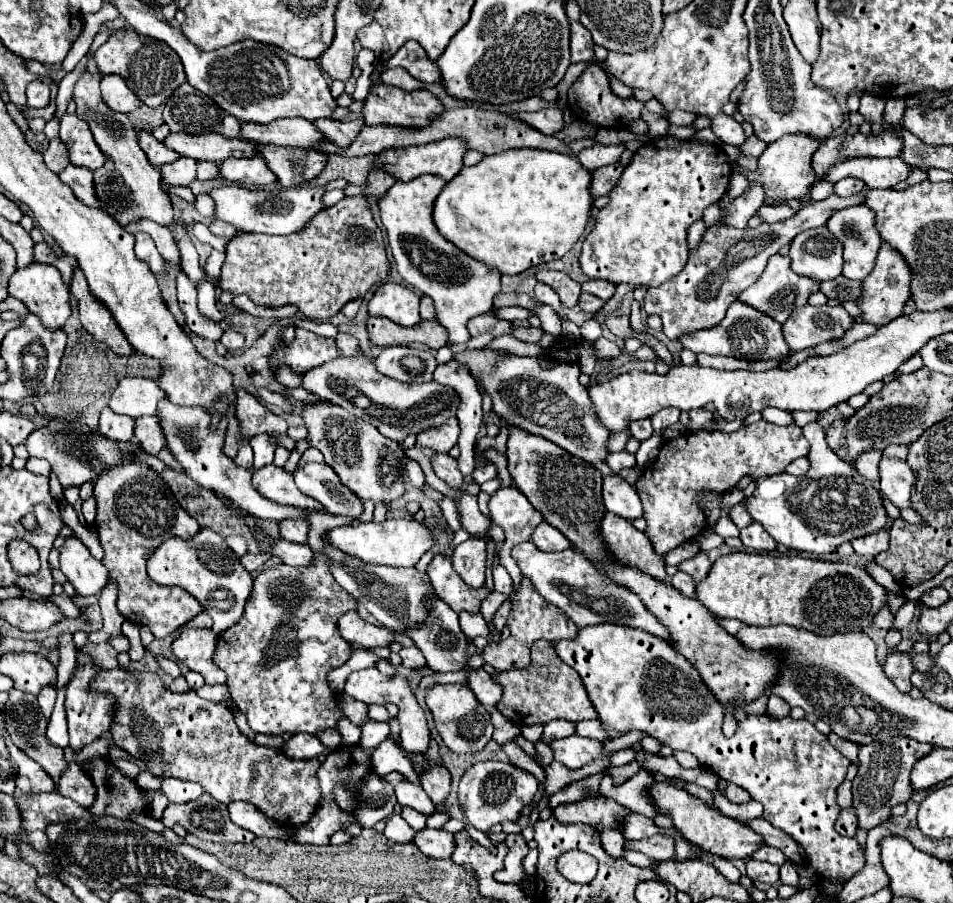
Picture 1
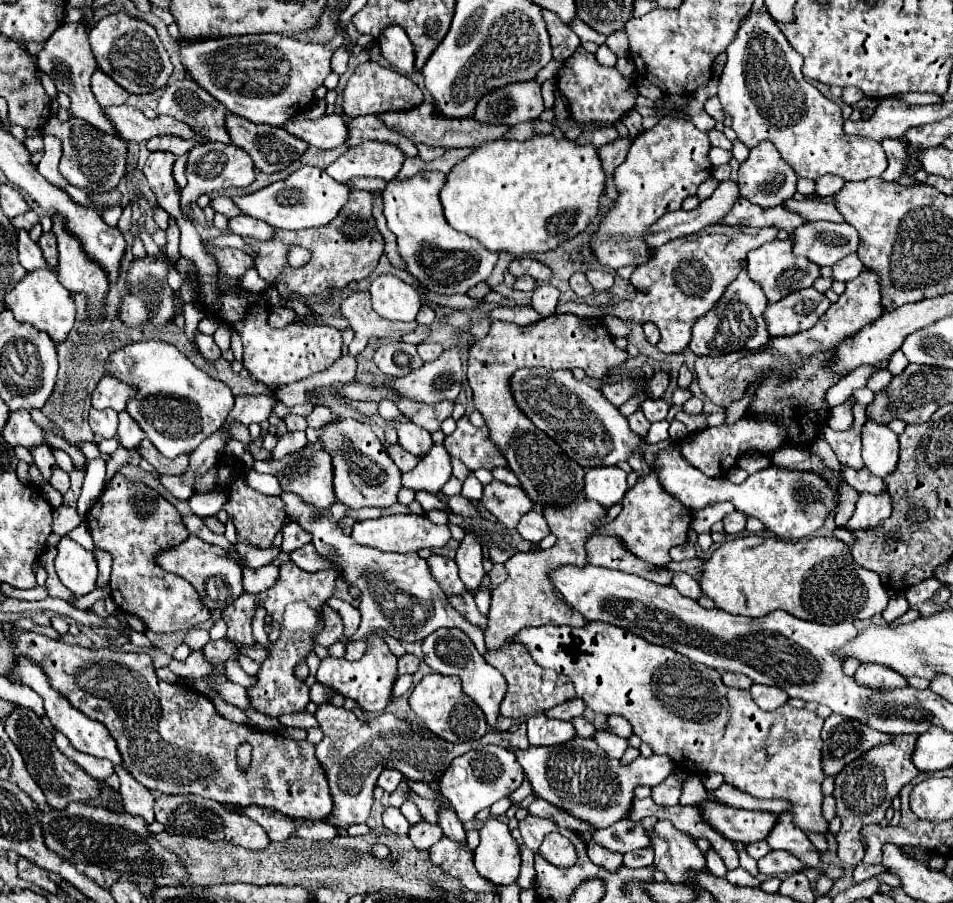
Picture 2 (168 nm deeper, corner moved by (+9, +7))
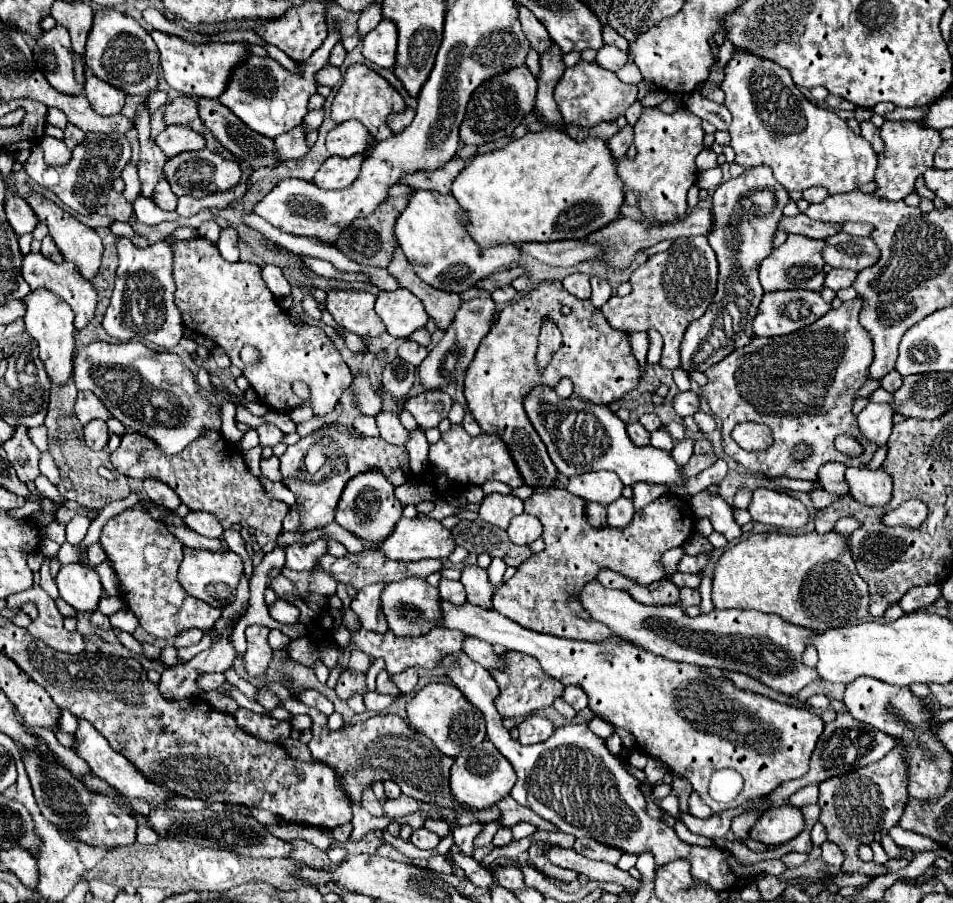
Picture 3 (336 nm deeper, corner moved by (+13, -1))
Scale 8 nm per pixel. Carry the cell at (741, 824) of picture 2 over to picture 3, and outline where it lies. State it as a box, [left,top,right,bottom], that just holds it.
[751,803,805,845]

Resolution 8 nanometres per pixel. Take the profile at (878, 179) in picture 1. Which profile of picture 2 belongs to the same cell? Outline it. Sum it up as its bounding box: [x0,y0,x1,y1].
[717,7,887,181]

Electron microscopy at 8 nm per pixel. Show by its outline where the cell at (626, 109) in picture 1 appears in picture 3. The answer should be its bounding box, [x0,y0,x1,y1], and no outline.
[555,61,637,127]

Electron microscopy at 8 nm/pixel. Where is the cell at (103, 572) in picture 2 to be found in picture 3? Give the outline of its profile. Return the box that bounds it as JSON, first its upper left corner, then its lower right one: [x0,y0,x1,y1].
[87,541,107,565]

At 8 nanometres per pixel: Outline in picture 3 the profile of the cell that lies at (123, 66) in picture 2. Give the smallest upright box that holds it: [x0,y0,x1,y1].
[85,7,159,95]

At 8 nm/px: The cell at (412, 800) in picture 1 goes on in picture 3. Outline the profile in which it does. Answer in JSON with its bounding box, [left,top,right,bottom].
[425,821,451,839]

